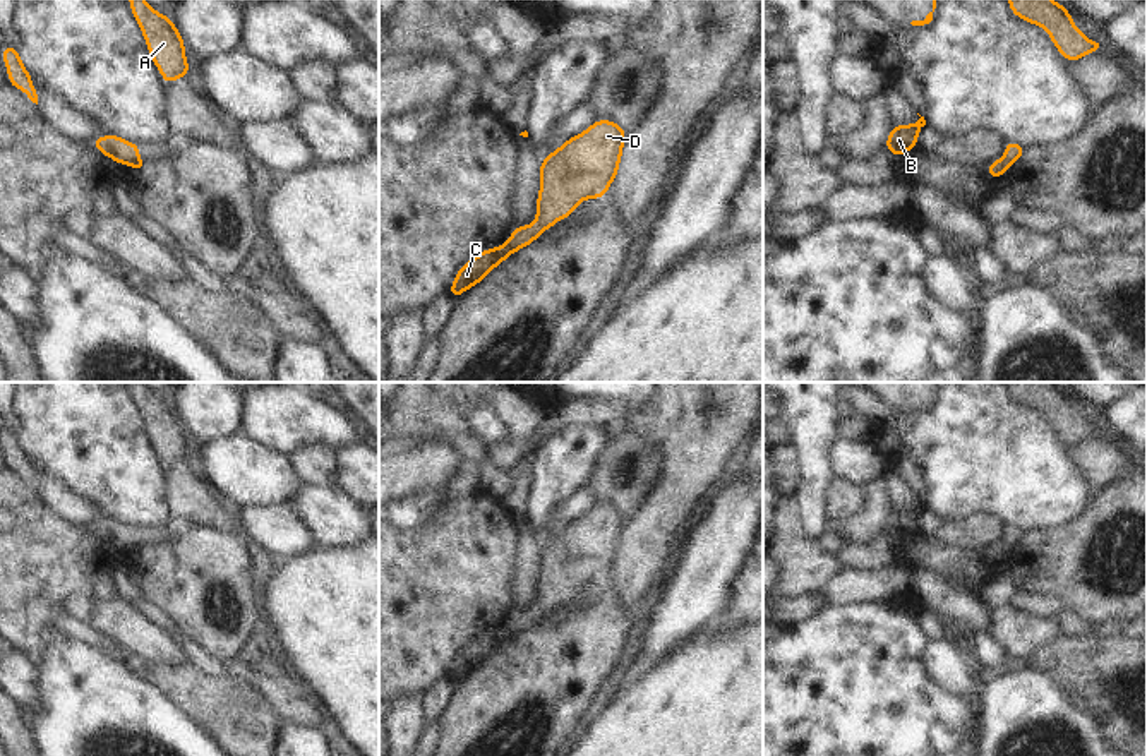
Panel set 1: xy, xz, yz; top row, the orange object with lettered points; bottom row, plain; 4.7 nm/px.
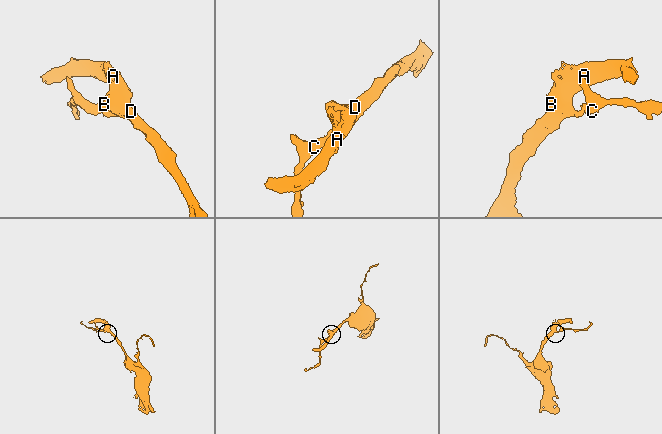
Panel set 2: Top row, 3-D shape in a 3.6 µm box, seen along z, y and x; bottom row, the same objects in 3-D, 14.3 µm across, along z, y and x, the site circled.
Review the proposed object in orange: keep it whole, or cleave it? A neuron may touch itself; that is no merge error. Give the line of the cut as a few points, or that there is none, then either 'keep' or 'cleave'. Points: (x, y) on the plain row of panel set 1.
xz (510, 624), (522, 631) | cleave

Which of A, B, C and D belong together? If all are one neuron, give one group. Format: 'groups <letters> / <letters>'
groups A B D / C

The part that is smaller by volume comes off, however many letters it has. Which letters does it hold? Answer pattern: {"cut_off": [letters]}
{"cut_off": ["C"]}

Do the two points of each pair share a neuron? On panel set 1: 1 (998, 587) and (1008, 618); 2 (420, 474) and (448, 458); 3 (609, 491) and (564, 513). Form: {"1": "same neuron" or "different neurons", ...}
{"1": "different neurons", "2": "same neuron", "3": "different neurons"}

